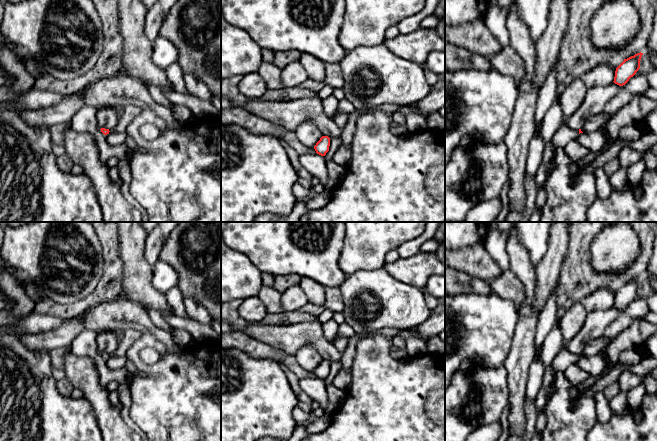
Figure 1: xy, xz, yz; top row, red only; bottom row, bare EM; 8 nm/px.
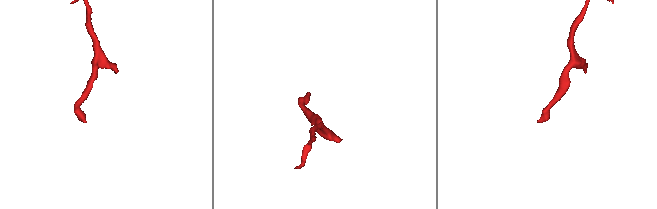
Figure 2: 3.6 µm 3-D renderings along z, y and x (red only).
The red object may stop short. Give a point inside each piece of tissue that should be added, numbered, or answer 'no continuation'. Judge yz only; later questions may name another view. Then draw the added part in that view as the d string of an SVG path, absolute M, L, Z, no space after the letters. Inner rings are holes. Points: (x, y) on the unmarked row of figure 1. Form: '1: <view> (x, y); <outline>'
1: yz (563, 359); M562 348L555 356L552 366L553 373L564 371L568 366L574 364L578 358L579 353L570 353L566 348Z

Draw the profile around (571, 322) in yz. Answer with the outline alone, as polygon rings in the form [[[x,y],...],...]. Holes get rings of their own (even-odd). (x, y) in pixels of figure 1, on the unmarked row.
[[[580,301],[574,303],[560,318],[560,329],[565,343],[570,342],[583,327],[587,311]]]

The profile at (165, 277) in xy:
[[[163,260],[158,261],[153,266],[152,284],[160,292],[167,292],[178,285],[178,274],[174,268]]]

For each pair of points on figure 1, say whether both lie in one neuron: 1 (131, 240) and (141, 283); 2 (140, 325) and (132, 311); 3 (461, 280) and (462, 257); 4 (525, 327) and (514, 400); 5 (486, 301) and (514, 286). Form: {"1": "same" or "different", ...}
{"1": "same", "2": "same", "3": "different", "4": "same", "5": "different"}

